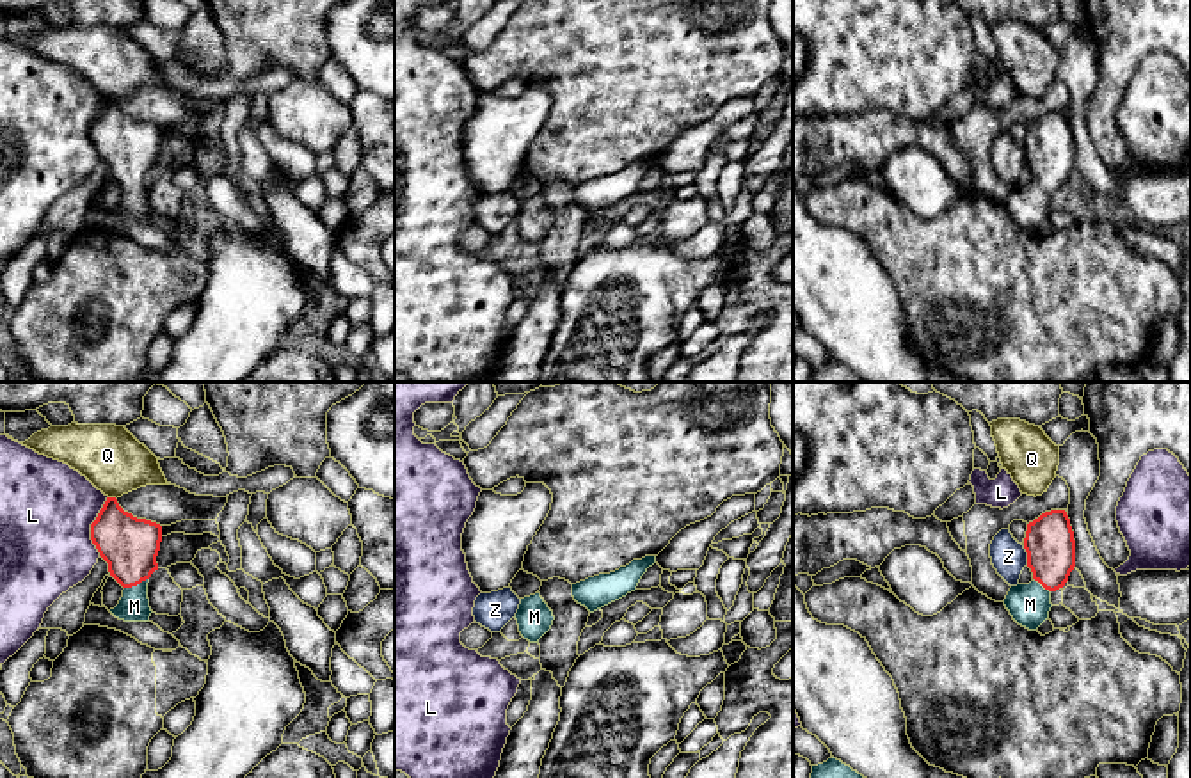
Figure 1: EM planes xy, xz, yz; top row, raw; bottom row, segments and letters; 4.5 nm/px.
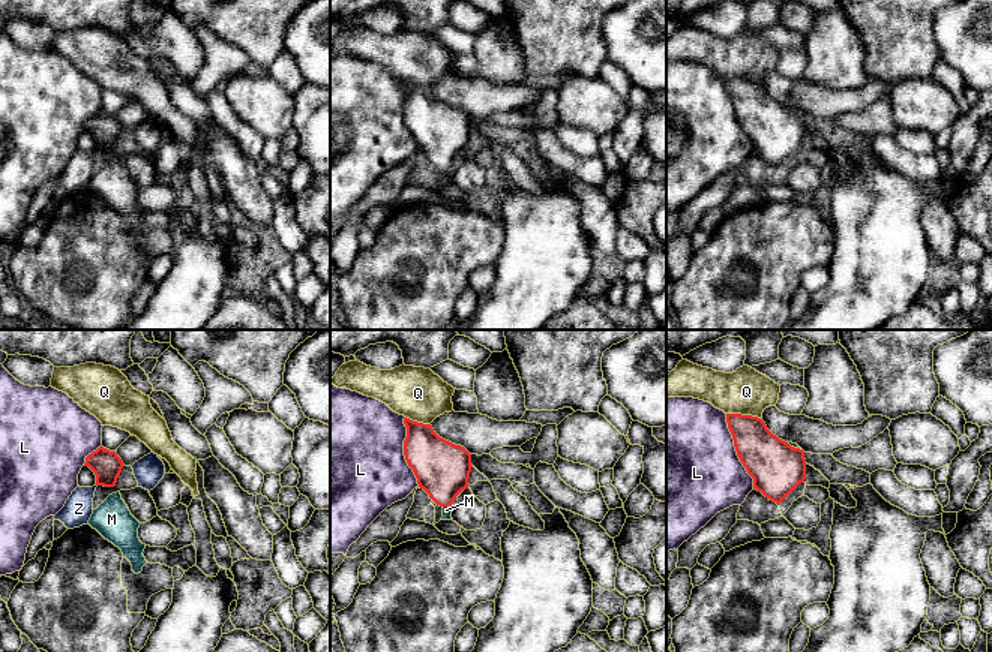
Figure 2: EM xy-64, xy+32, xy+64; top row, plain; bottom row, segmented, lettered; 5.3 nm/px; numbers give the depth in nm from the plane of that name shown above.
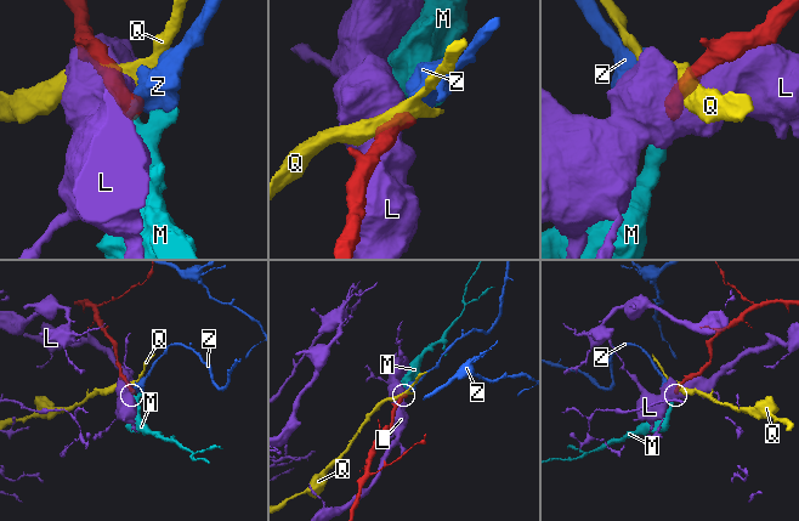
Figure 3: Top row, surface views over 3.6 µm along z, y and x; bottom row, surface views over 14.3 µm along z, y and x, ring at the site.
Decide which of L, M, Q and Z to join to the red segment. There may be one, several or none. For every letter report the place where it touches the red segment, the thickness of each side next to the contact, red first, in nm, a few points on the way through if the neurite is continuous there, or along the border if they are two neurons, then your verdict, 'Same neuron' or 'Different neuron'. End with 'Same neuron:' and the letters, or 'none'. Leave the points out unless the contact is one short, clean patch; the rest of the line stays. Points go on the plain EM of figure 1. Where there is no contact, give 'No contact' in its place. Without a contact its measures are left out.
L: Touches red at xy (91, 128). Thickness 260 nm (red) against 420 nm. Different neuron
M: Touches red at xy (135, 187). Thickness 260 nm (red) against 140 nm. Path across: xy (130, 148), (135, 187), (134, 208). Same neuron
Q: Touches red at xy (112, 100). Thickness 260 nm (red) against 280 nm. Boundary: xy (109, 98), (116, 102). Different neuron
Z: Touches red at yz (1028, 157). Thickness 220 nm (red) against 160 nm. Different neuron
Same neuron: M

